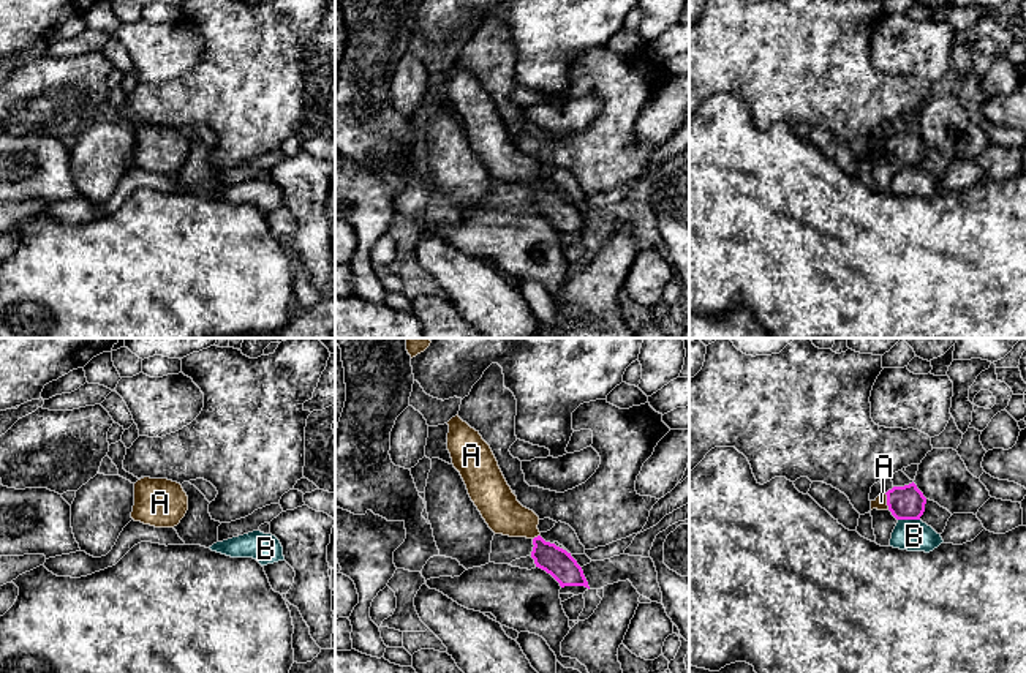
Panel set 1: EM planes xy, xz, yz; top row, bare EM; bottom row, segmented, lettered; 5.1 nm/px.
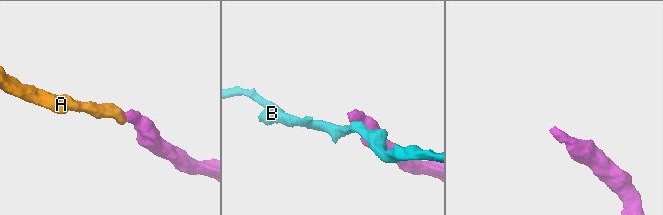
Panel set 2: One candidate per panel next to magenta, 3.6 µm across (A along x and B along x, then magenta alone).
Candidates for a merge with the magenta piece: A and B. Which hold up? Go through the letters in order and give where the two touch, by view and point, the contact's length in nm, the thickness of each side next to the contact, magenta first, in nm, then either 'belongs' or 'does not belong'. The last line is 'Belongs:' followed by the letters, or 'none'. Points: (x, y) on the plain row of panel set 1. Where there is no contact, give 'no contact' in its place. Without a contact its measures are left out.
A: contact yz (887, 147); length 90 nm; calibres 180 and 60 nm; belongs
B: contact yz (909, 165); length 110 nm; calibres 180 and 160 nm; does not belong
Belongs: A

